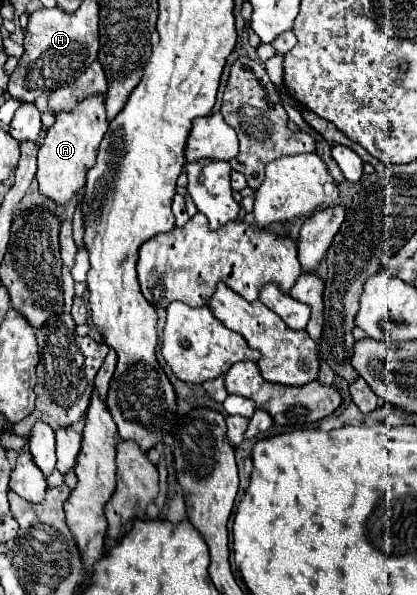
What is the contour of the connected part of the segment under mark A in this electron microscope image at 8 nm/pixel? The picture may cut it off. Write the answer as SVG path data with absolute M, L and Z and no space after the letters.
M88 96L78 102L70 112L58 112L56 122L48 128L46 138L38 150L38 172L36 180L40 184L40 192L58 204L66 204L74 194L84 188L84 176L88 168L96 162L96 152L104 132L108 128L104 96Z

